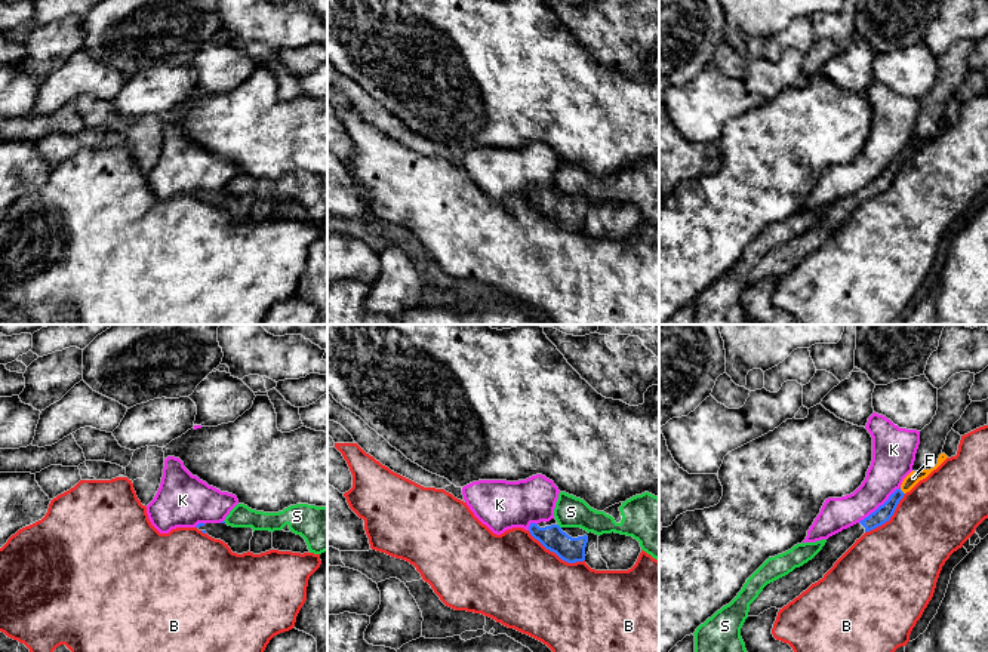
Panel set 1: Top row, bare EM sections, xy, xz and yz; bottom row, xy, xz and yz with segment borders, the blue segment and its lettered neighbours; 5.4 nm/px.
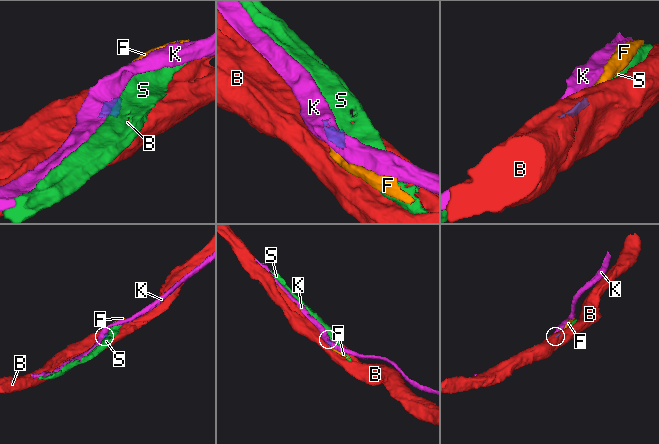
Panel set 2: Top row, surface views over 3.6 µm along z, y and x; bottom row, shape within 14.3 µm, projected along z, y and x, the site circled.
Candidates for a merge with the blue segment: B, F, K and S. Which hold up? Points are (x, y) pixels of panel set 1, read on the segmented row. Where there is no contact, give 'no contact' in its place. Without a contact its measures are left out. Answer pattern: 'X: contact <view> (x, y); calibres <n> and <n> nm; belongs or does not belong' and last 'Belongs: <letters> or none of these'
B: contact xz (556, 553); calibres 140 and 480 nm; does not belong
F: contact yz (901, 491); calibres 90 and 70 nm; belongs
K: contact yz (880, 506); calibres 90 and 220 nm; does not belong
S: contact xz (559, 526); calibres 140 and 170 nm; does not belong
Belongs: F

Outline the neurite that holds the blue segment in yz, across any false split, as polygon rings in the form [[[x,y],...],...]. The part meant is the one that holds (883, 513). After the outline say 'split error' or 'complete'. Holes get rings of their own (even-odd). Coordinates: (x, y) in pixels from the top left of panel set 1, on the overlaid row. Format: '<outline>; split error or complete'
[[[941,453],[938,464],[930,470],[911,471],[889,499],[880,505],[874,513],[859,523],[843,529],[830,536],[822,550],[807,563],[795,568],[788,575],[767,584],[758,597],[750,605],[748,616],[758,616],[770,608],[782,609],[812,584],[824,578],[824,575],[834,566],[834,563],[865,533],[869,532],[893,516],[899,501],[909,492],[920,480],[926,479],[936,470],[948,456]]]; split error

